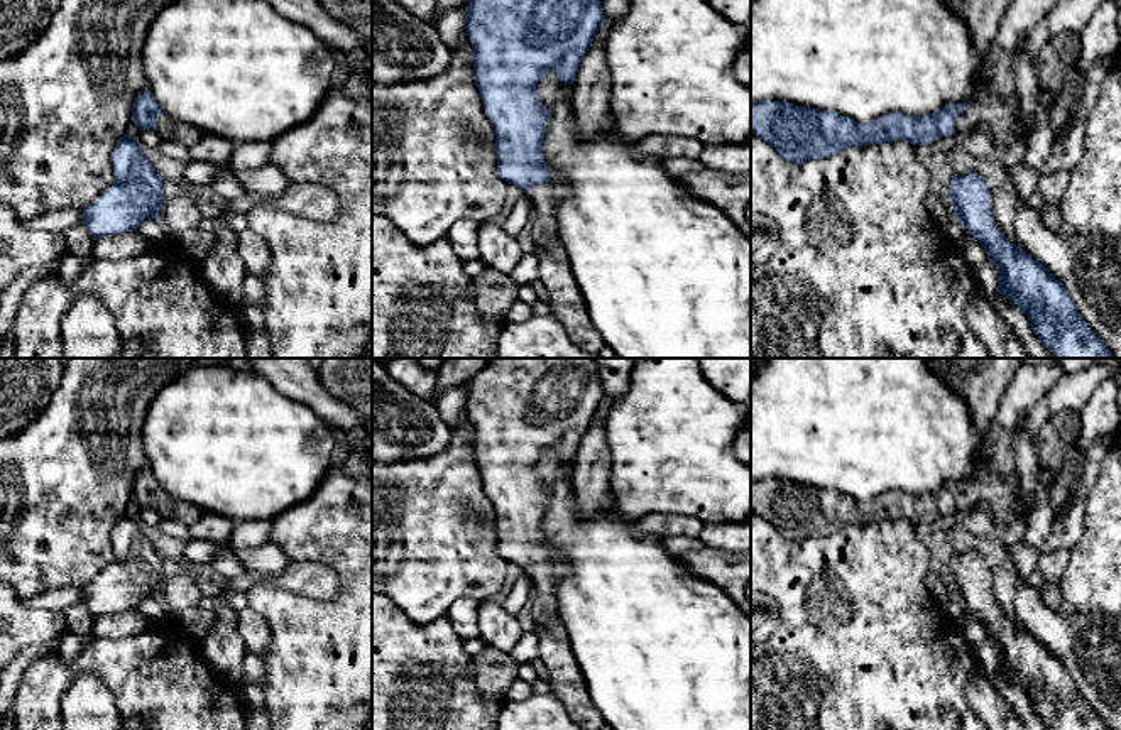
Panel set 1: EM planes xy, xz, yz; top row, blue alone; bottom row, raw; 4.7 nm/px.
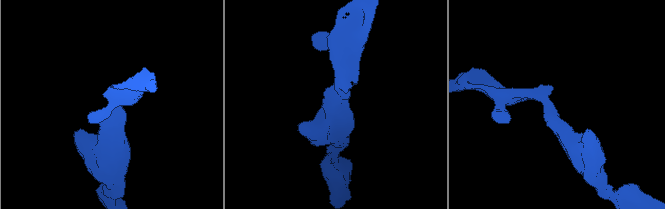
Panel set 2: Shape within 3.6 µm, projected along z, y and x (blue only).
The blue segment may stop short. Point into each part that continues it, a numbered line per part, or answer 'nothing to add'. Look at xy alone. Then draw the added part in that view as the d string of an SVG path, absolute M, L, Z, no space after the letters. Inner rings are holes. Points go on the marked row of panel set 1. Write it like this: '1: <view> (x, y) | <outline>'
1: xy (185, 134) | M166 113L156 120L156 128L164 139L176 140L184 147L191 147L203 137L196 127L169 120Z

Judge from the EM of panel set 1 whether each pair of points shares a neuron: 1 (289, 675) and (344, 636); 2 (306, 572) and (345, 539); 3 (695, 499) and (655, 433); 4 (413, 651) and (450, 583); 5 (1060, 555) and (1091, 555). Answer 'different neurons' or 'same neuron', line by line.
1: same neuron
2: different neurons
3: same neuron
4: different neurons
5: different neurons

